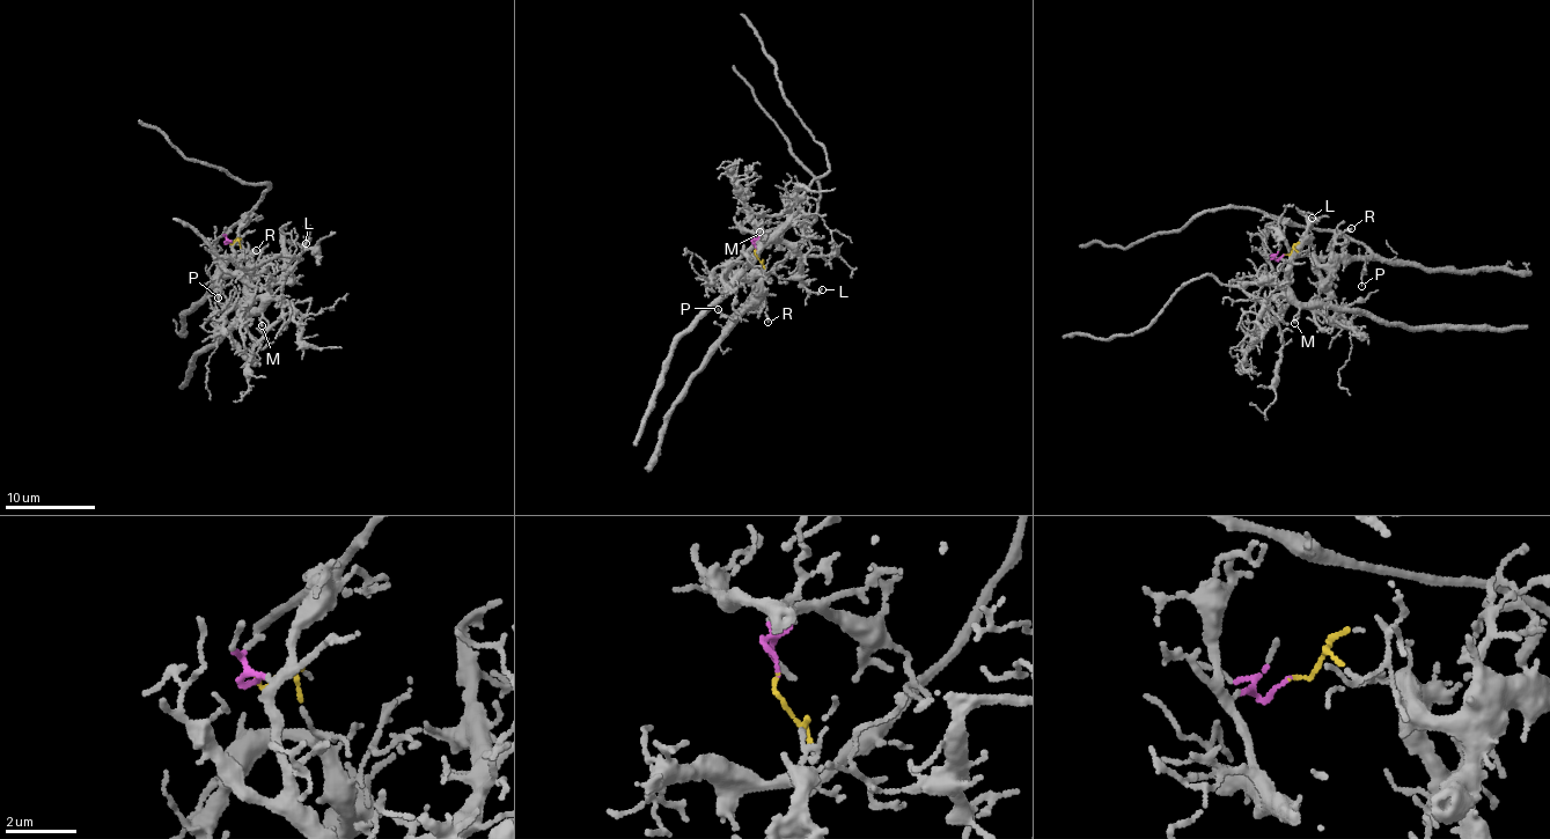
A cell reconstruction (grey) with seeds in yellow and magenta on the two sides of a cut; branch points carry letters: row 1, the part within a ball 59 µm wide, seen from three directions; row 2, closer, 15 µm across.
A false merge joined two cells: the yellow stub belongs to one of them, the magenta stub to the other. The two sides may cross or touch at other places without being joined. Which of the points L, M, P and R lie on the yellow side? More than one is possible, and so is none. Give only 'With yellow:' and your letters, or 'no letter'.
With yellow: P, R

